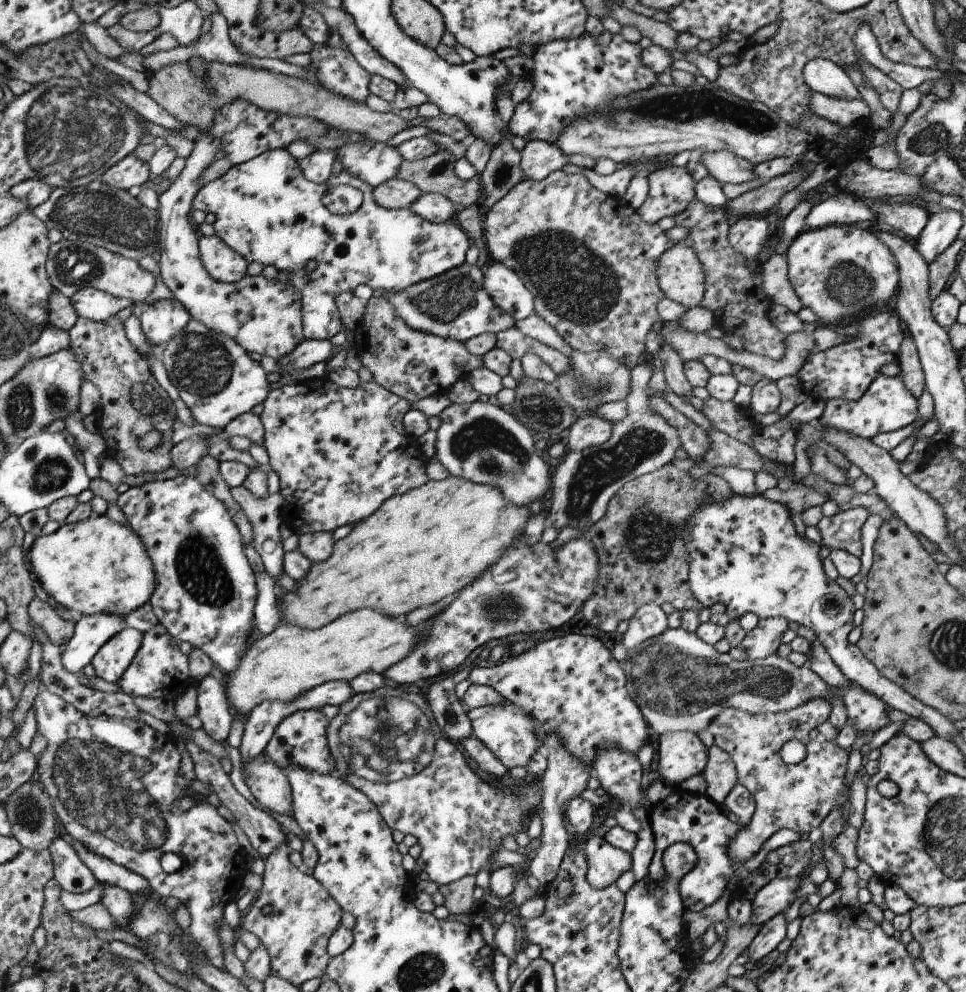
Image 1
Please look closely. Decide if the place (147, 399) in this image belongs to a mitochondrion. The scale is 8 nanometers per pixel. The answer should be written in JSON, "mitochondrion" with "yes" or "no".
{"mitochondrion":"yes"}

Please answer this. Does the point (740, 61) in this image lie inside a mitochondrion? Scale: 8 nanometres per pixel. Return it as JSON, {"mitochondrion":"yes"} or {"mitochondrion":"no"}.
{"mitochondrion":"no"}

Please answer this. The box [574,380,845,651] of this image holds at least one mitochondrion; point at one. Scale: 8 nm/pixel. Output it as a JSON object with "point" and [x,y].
{"point":[649,537]}

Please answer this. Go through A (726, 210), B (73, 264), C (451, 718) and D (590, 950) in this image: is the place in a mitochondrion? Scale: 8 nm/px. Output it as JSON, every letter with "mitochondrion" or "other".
{"A":"other","B":"mitochondrion","C":"mitochondrion","D":"other"}

